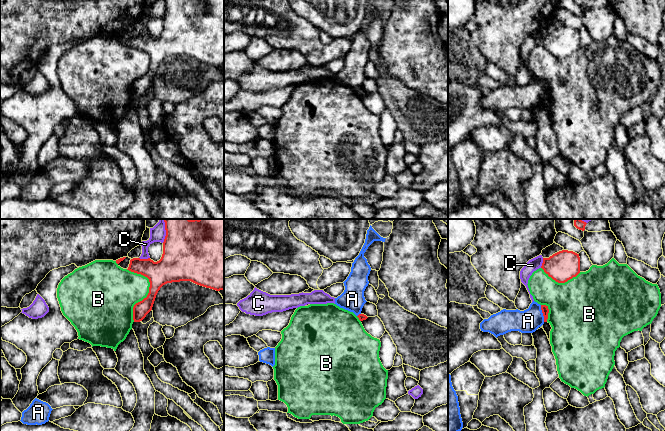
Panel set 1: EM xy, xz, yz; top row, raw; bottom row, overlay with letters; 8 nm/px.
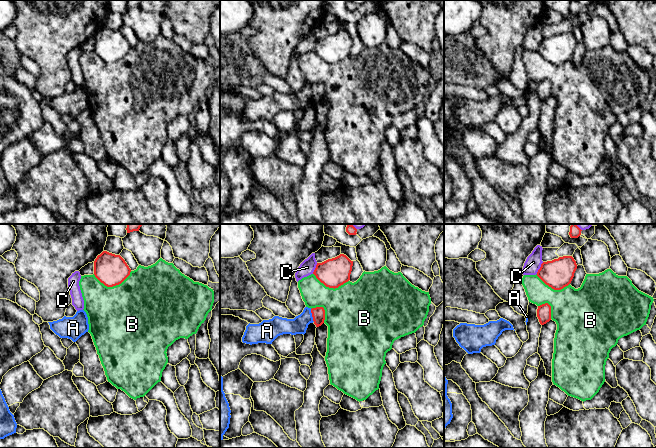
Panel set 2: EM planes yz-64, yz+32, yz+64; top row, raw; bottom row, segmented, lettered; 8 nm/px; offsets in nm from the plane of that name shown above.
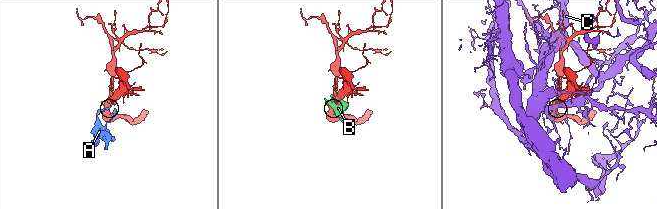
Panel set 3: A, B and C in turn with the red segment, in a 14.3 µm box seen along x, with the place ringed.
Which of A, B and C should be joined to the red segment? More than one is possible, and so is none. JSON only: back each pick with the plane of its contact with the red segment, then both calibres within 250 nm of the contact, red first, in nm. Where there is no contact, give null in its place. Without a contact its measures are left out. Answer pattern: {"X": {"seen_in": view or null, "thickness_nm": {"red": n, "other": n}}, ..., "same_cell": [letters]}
{"A": {"seen_in": "yz", "thickness_nm": {"red": 60, "other": 190}}, "same_cell": ["A"]}

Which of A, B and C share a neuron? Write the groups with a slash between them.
A / B / C

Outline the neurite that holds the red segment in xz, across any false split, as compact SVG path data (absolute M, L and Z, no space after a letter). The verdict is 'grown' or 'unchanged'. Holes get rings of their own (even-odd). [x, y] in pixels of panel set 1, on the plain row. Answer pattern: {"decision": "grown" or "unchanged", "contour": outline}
{"decision": "grown", "contour": "M370 1L367 6L365 19L352 39L351 48L347 55L343 58L345 62L344 68L335 74L335 80L340 84L353 88L360 97L366 96L368 93L361 89L364 80L367 78L364 73L364 67L369 60L368 52L371 43L364 33L364 29L374 17L385 18L386 14L381 13Z"}

